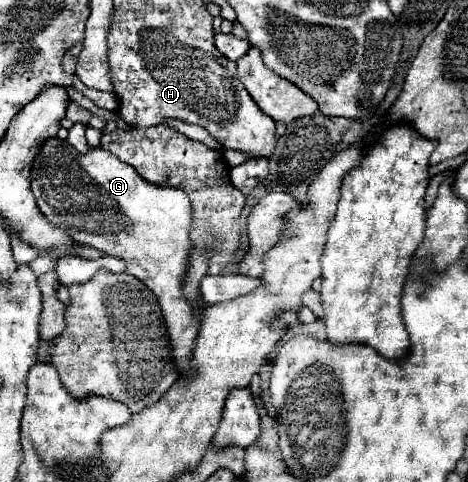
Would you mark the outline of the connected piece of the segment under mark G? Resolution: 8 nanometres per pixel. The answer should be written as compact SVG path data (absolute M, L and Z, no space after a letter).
M57 137L43 145L33 163L31 191L39 211L55 227L69 233L75 243L123 259L127 263L125 273L135 275L155 293L169 331L175 369L181 377L191 375L189 363L199 335L201 311L191 313L191 305L183 297L183 273L187 273L187 257L193 249L189 237L193 213L187 193L147 183L131 165L101 147L81 155Z

